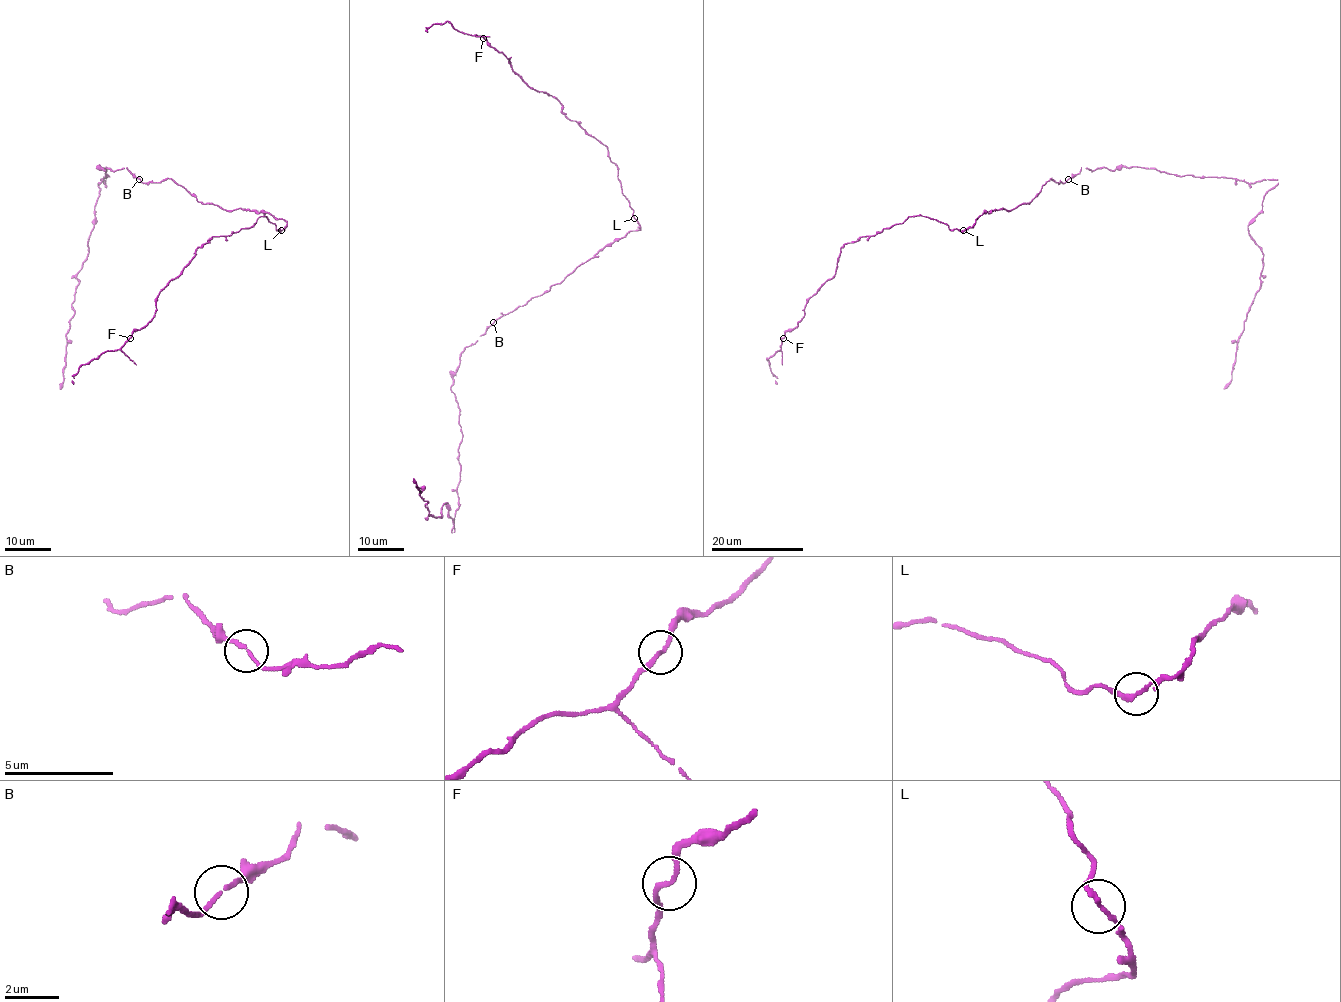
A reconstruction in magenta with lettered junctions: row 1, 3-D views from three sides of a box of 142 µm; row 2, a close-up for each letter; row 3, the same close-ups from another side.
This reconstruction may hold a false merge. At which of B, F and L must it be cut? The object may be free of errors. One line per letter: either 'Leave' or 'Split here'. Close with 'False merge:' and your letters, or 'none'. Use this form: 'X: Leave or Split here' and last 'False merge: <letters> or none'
B: Leave
F: Split here
L: Leave
False merge: F

